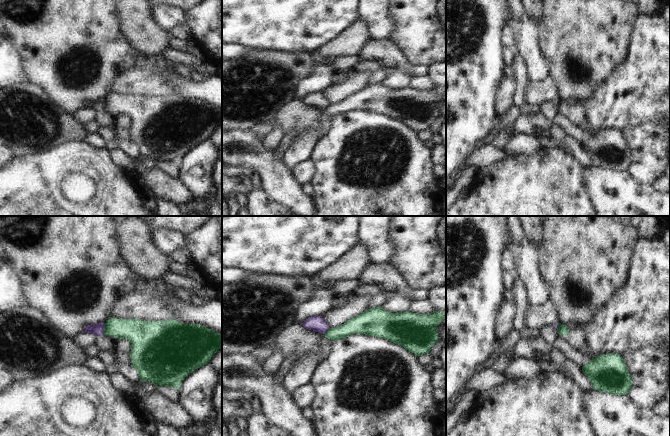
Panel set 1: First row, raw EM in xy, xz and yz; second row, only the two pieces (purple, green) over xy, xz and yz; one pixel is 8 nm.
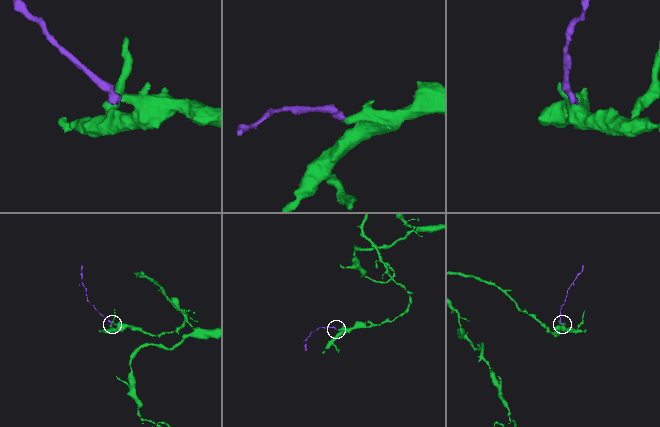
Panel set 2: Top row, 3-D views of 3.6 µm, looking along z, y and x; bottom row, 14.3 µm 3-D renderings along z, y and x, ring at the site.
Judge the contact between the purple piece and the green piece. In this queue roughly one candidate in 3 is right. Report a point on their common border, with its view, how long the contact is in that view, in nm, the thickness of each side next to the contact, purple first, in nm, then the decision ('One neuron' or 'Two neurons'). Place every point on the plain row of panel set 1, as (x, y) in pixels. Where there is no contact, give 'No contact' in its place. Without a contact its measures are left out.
Touches purple at xy (103, 105). Shared border 100 nm. Thickness 100 nm (purple) against 190 nm. Two neurons.

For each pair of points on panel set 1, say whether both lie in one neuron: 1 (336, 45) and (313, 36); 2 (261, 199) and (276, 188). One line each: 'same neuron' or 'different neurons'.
1: different neurons
2: different neurons

